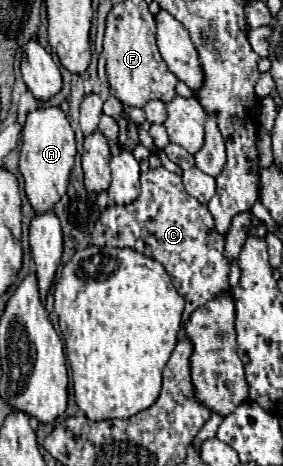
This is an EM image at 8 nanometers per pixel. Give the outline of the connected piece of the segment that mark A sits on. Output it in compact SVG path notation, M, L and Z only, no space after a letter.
M41 104L37 110L27 114L23 132L21 132L21 158L19 170L25 180L25 192L35 208L35 212L49 212L53 210L55 202L69 184L69 174L75 162L75 136L69 126L67 114L59 106Z

